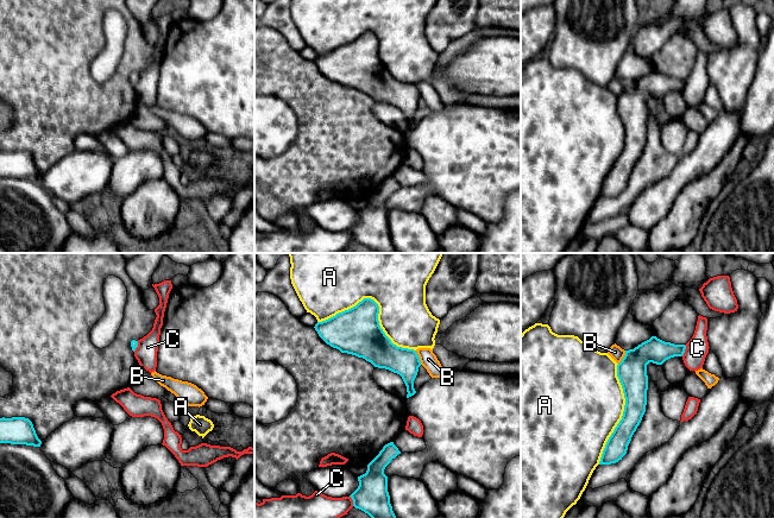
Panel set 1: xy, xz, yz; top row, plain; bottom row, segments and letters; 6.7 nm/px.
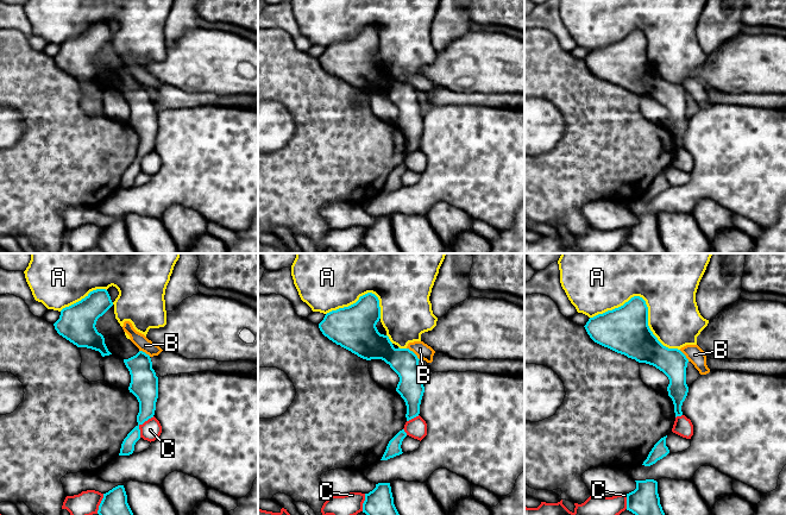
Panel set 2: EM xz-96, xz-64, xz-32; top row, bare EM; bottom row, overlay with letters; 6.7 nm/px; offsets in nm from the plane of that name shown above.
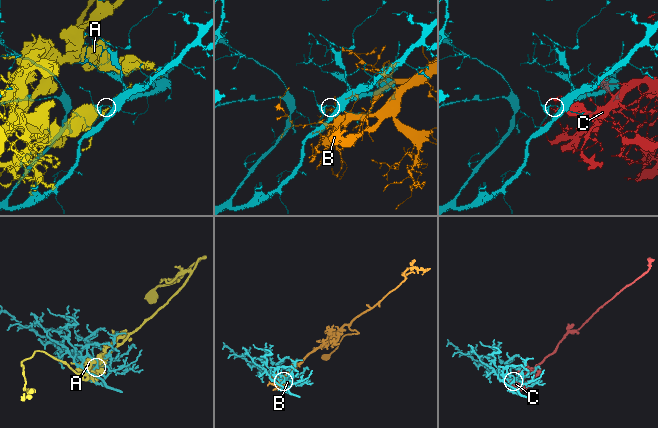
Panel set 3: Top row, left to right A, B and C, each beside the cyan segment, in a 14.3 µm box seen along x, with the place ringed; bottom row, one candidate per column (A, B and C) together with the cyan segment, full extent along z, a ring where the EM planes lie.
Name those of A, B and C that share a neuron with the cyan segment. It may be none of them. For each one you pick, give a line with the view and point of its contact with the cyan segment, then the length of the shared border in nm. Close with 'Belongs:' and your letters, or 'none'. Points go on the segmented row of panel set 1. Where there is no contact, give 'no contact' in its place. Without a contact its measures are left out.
Belongs: none

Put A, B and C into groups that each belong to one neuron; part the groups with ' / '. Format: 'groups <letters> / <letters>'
groups A / B / C

